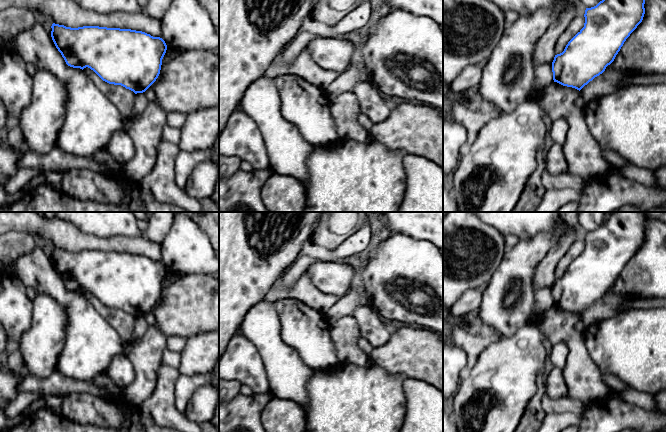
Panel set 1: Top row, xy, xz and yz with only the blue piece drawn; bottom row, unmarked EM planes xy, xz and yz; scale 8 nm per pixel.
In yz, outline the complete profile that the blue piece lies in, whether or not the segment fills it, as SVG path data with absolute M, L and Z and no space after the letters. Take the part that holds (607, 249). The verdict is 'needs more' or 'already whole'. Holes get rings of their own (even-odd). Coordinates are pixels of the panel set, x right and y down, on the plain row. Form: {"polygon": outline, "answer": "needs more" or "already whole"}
{"polygon": "M611 212L610 218L596 230L586 232L584 251L568 266L564 275L555 279L552 286L553 304L563 310L581 314L610 289L626 263L642 246L645 238L645 216L643 212Z", "answer": "already whole"}

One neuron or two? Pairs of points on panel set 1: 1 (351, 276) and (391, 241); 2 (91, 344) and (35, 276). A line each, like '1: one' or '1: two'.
1: two
2: one

